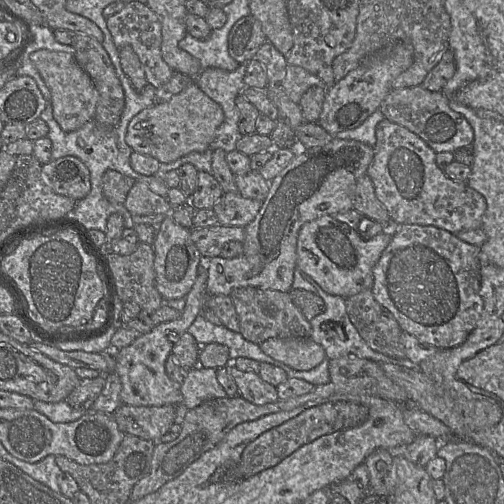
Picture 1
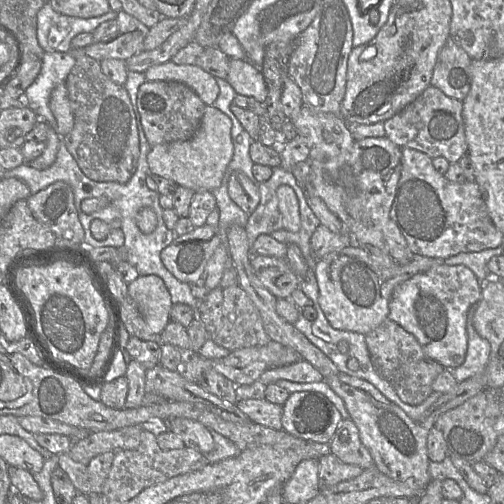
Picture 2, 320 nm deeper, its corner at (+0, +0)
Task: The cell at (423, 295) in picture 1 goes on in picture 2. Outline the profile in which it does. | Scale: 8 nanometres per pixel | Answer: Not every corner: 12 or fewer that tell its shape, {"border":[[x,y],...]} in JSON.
{"border":[[441,263],[395,287],[388,318],[446,369],[482,286]]}

